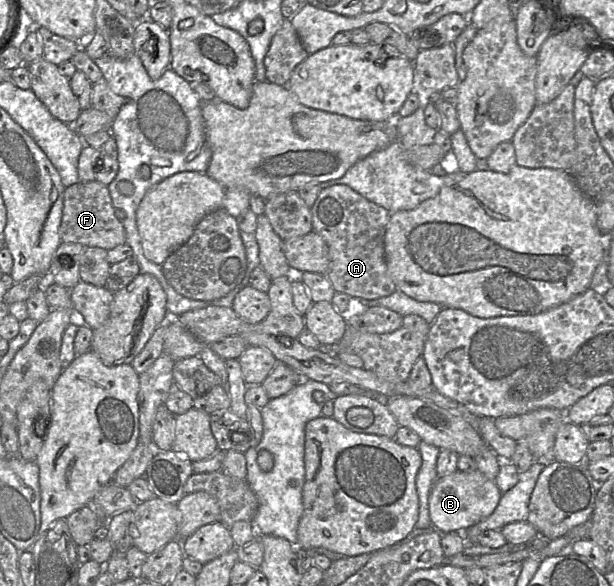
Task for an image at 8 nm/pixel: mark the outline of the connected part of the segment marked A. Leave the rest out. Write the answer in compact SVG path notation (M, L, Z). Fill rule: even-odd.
M337 184L321 190L311 207L311 213L313 231L320 235L328 246L330 264L325 276L336 292L360 300L377 300L397 290L389 276L385 260L384 238L391 215L386 209L367 200L349 186Z

